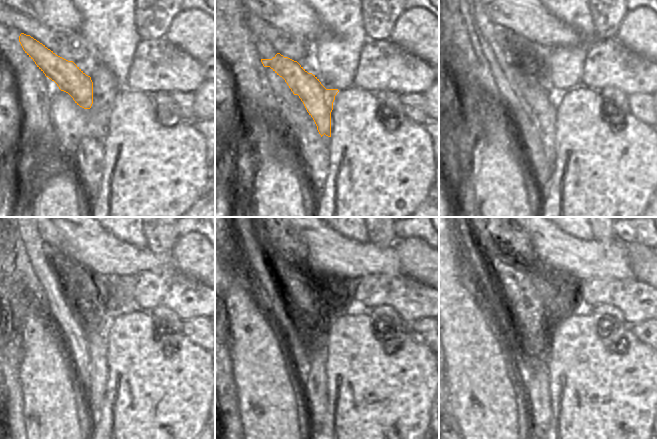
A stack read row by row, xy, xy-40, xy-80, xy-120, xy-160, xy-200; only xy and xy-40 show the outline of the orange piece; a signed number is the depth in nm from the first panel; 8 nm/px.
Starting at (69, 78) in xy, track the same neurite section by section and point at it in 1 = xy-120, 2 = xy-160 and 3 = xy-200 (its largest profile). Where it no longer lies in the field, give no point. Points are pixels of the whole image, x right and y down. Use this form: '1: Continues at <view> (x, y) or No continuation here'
1: Continues at xy-120 (95, 326)
2: Continues at xy-160 (319, 335)
3: Continues at xy-200 (542, 352).

